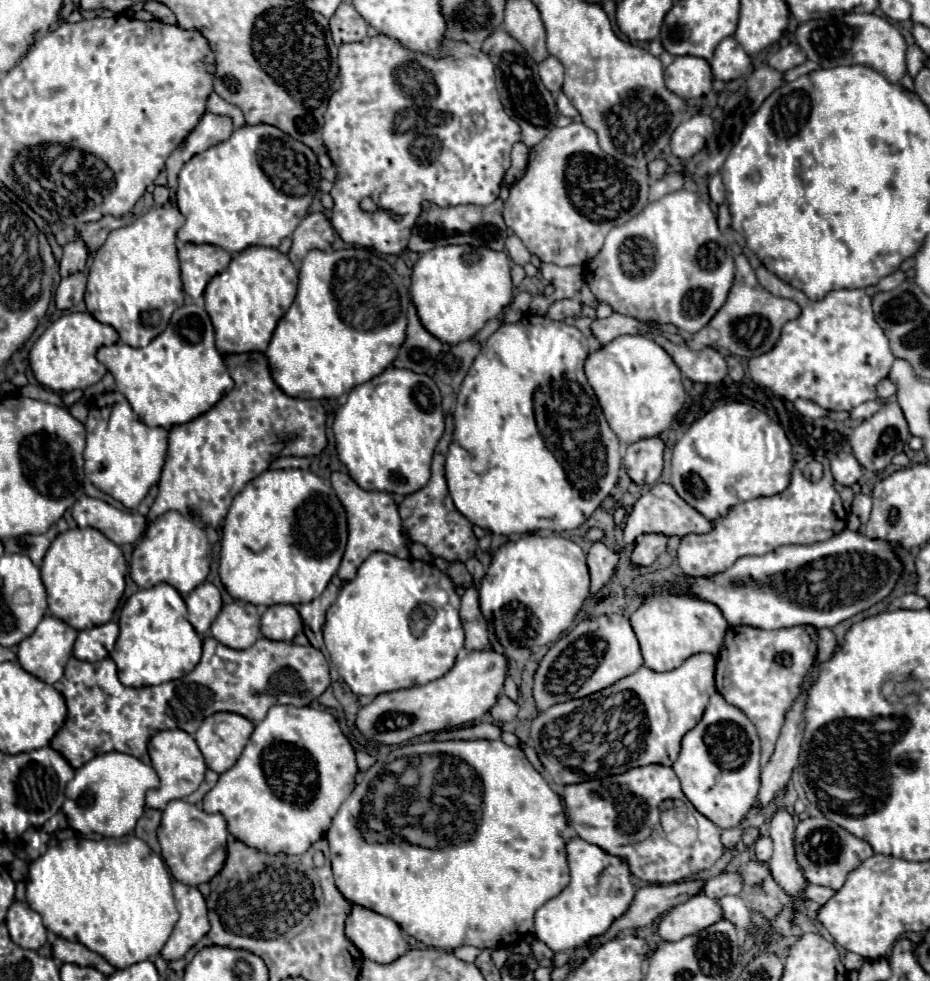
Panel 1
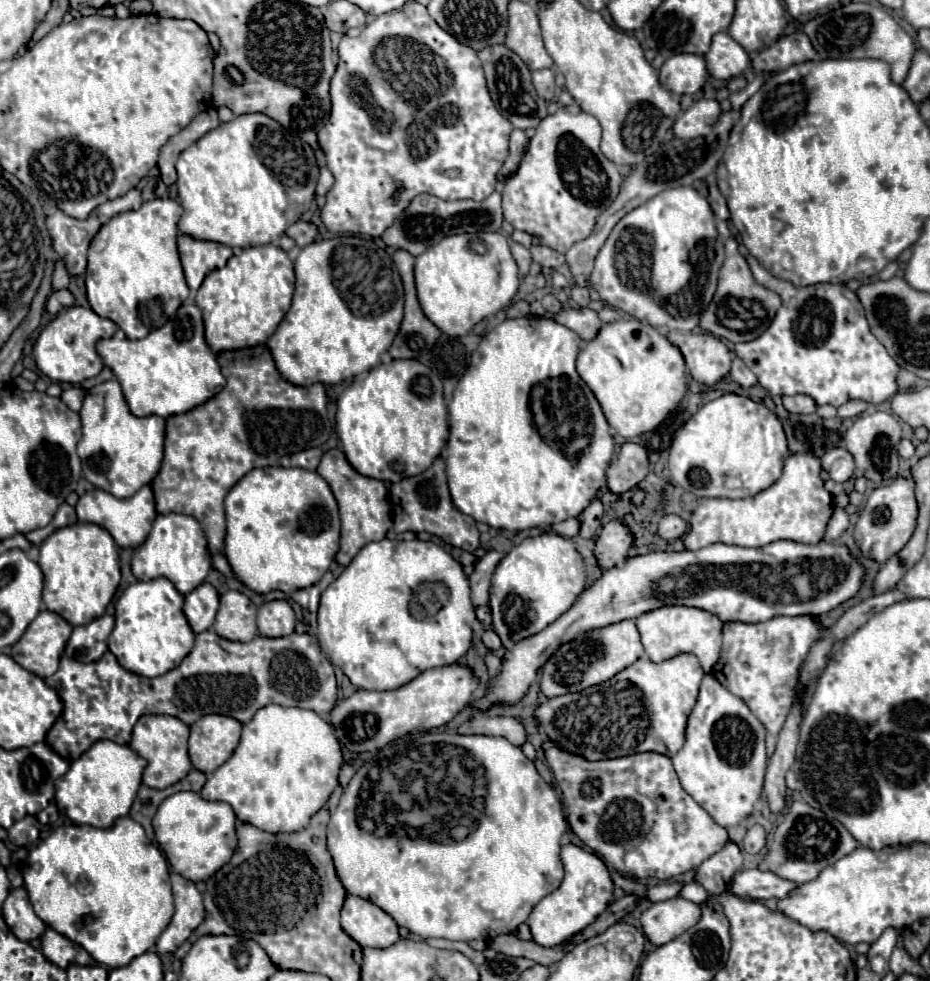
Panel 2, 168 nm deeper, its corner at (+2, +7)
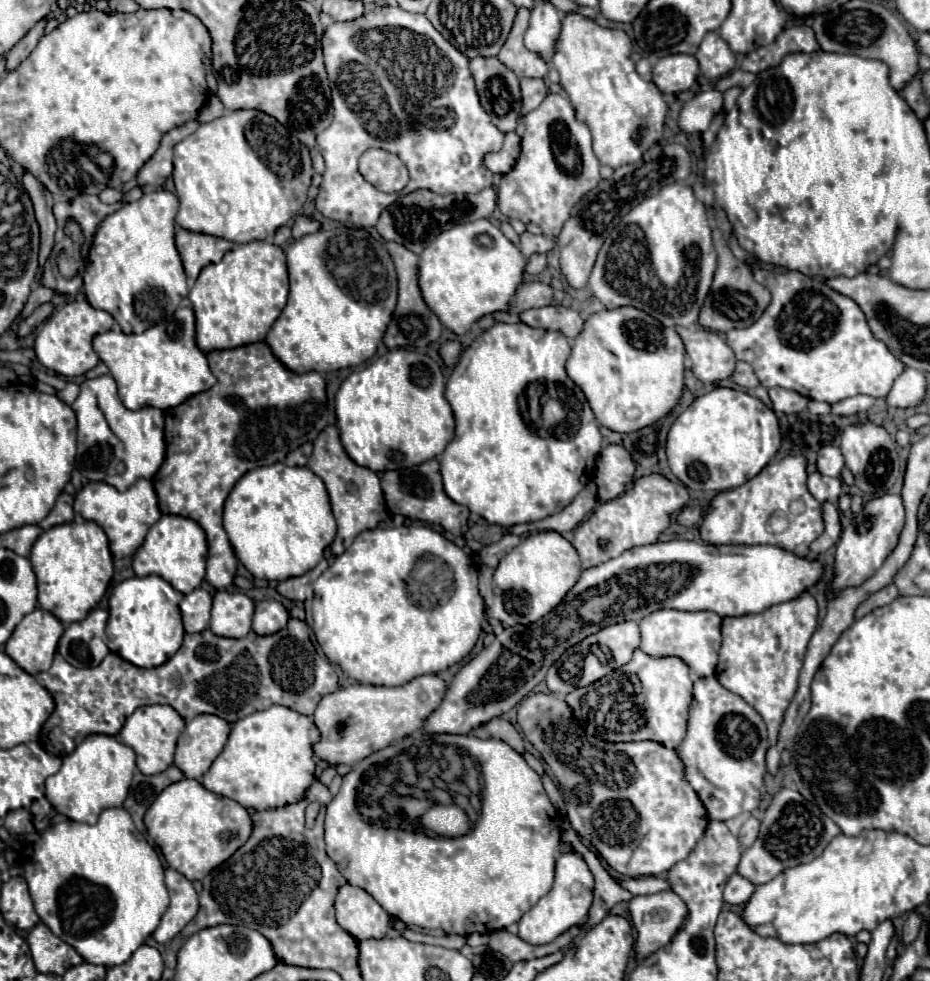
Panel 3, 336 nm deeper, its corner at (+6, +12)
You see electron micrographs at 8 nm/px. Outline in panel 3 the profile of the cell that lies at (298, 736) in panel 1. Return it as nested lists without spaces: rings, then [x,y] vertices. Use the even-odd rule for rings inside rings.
[[[270,706],[268,710],[254,712],[232,726],[224,750],[202,776],[202,786],[254,810],[296,802],[314,780],[316,764],[312,744],[318,740],[320,732],[312,718],[286,706]]]

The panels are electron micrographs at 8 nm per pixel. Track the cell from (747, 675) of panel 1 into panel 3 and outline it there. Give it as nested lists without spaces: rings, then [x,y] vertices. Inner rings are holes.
[[[810,592],[766,608],[760,614],[730,616],[722,622],[722,648],[716,666],[718,682],[742,696],[766,722],[768,742],[778,742],[778,728],[796,692],[798,672],[806,654],[806,644],[818,624],[818,606]]]

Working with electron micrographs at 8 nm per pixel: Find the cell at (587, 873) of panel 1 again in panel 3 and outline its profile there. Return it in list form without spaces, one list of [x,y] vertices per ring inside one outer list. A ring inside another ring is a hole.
[[[560,854],[556,860],[556,876],[552,890],[518,920],[518,936],[528,944],[548,944],[572,926],[582,924],[592,904],[592,888],[594,878],[586,862],[578,854]]]

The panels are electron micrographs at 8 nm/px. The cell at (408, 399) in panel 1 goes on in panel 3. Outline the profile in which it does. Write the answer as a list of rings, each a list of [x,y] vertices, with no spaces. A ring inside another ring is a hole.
[[[402,348],[388,350],[384,356],[354,370],[340,386],[336,394],[336,418],[340,428],[342,446],[348,456],[358,464],[374,472],[412,468],[444,452],[454,438],[454,414],[444,398],[444,374],[430,356],[406,352]]]

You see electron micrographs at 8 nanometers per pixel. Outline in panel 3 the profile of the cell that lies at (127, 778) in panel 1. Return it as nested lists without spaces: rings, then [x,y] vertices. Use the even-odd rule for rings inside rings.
[[[90,734],[62,760],[62,768],[46,778],[46,798],[56,812],[76,822],[94,824],[102,810],[124,804],[136,770],[136,754],[114,736]]]

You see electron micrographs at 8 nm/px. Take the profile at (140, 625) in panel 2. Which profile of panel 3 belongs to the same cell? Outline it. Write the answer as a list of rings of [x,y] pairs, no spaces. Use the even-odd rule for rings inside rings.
[[[156,574],[144,578],[128,578],[116,584],[108,598],[108,648],[140,668],[154,668],[164,664],[170,656],[176,654],[184,638],[179,608],[183,597],[183,594],[176,592]]]

